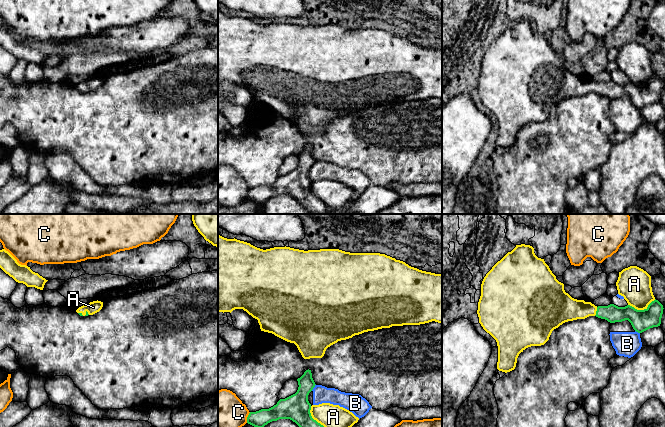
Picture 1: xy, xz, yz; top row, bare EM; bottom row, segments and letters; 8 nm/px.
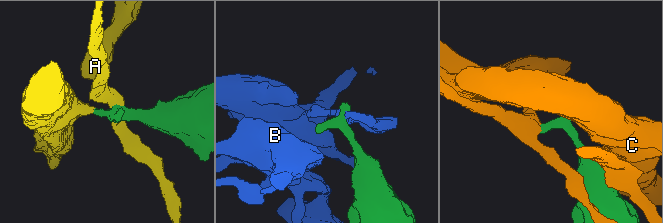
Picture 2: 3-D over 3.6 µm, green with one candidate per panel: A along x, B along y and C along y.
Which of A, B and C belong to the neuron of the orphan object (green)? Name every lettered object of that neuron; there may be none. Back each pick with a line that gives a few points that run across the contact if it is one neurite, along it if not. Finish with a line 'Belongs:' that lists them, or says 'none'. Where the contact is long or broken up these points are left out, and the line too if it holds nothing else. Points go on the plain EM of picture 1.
Belongs: A

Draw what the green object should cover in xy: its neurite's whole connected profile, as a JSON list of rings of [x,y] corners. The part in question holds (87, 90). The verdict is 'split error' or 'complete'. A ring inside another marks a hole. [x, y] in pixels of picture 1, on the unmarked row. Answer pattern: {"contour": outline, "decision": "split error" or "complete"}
{"contour": [[[97,76],[97,77],[90,78],[87,81],[83,81],[79,83],[76,86],[76,88],[80,92],[88,92],[99,88],[102,85],[102,83],[103,83],[103,78]]], "decision": "split error"}

